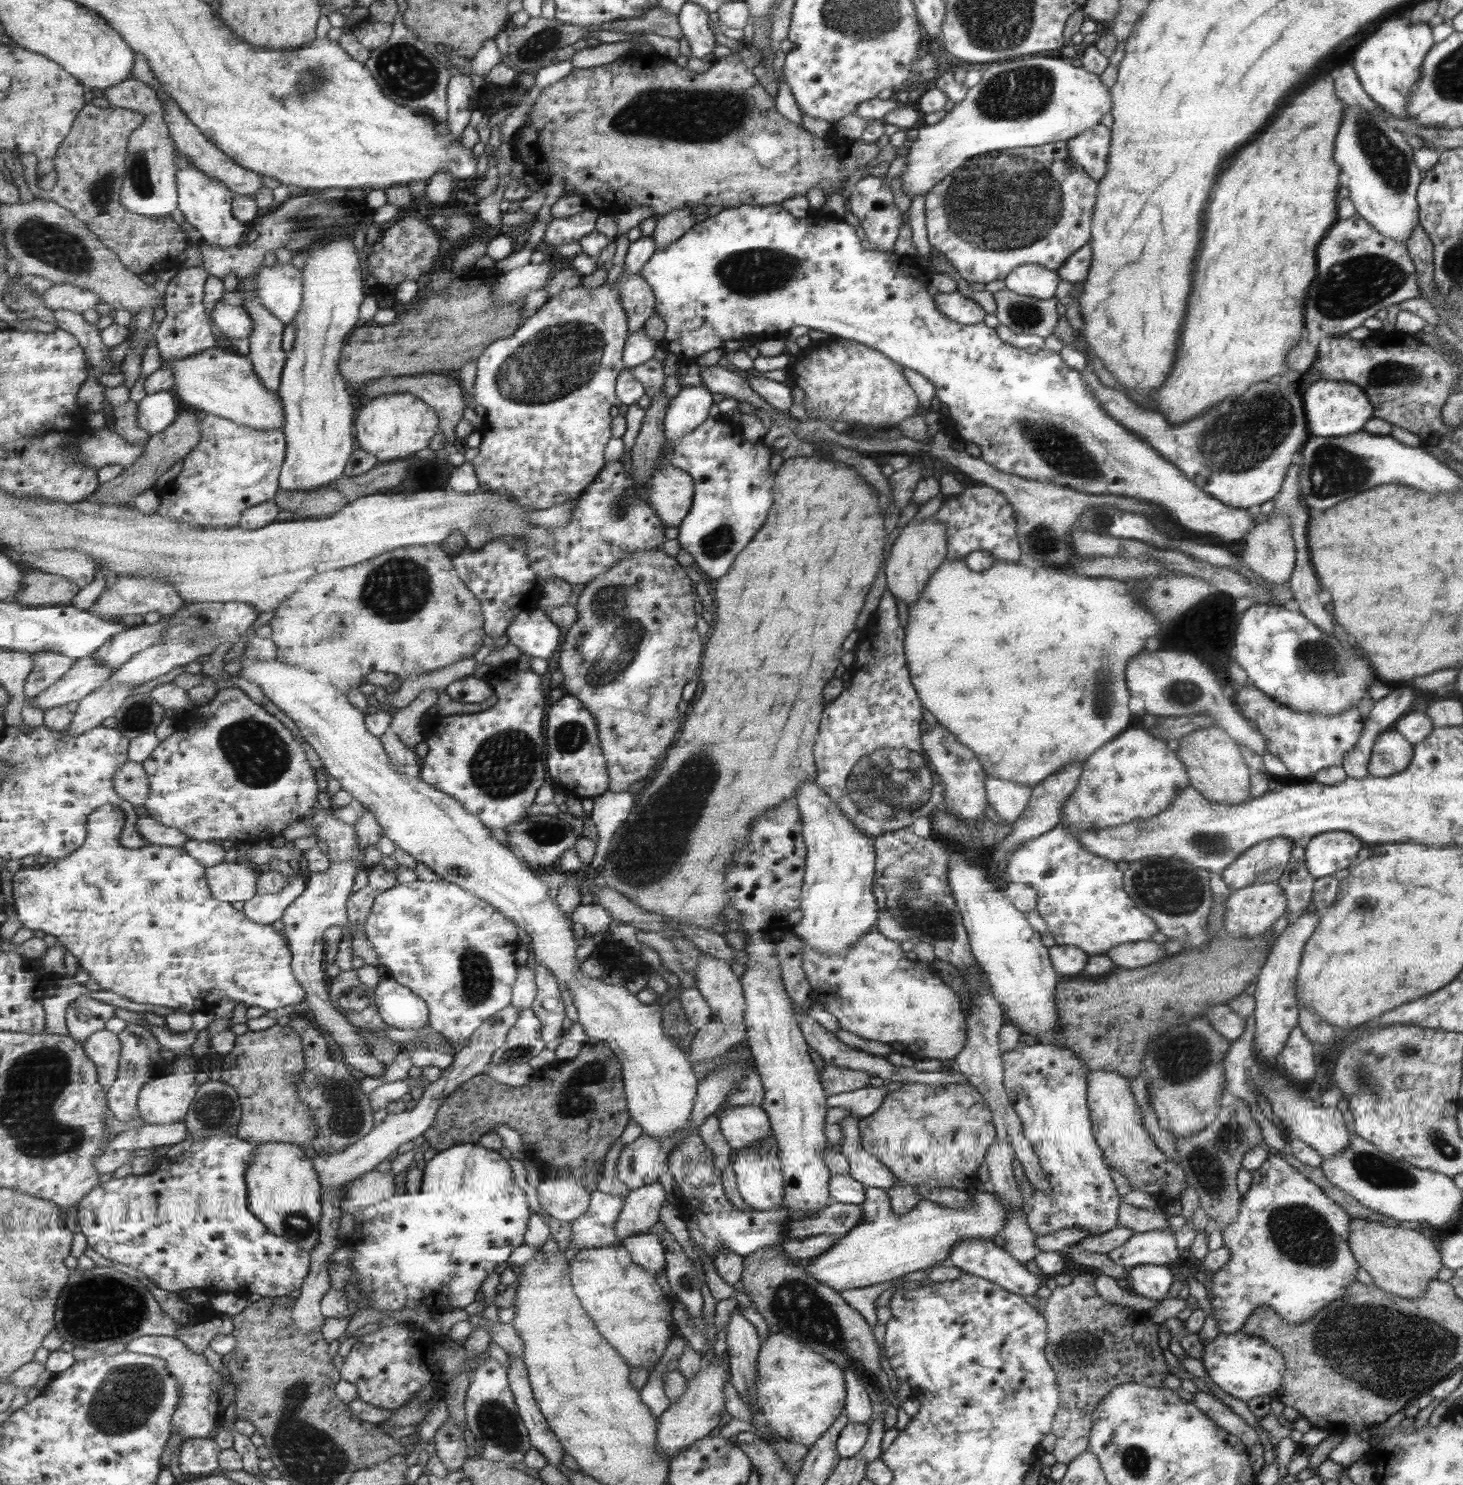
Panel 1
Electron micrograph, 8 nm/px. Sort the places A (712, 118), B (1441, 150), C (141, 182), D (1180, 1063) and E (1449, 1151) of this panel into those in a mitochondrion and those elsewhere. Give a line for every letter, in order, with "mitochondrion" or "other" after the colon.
A: mitochondrion
B: other
C: mitochondrion
D: mitochondrion
E: mitochondrion

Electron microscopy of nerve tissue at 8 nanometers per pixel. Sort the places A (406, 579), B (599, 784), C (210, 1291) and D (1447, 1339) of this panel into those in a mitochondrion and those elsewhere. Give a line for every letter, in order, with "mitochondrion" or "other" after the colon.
A: mitochondrion
B: other
C: other
D: mitochondrion

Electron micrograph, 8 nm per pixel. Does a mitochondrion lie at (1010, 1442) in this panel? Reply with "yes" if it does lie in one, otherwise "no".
no

